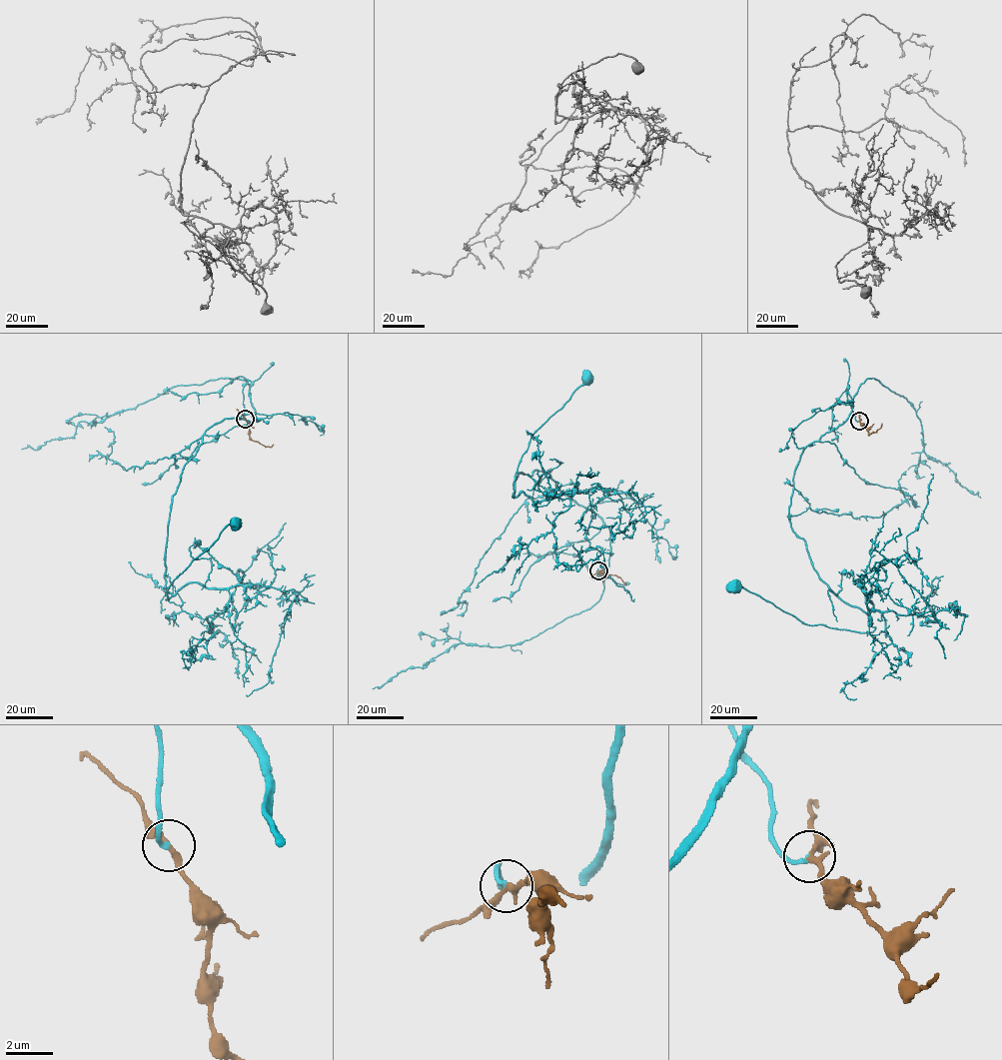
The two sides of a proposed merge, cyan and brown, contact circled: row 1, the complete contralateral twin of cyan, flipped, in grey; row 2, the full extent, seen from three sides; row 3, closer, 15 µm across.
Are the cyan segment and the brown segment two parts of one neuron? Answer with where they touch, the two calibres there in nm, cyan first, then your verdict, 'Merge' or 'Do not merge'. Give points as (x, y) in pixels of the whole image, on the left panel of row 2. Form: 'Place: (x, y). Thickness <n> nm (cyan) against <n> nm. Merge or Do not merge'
Place: (245, 419). Thickness 180 nm (cyan) against 240 nm. Merge

